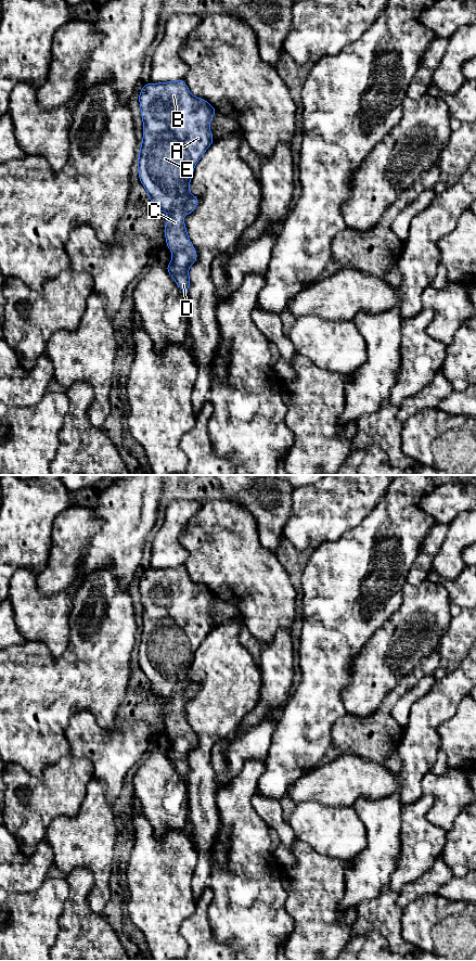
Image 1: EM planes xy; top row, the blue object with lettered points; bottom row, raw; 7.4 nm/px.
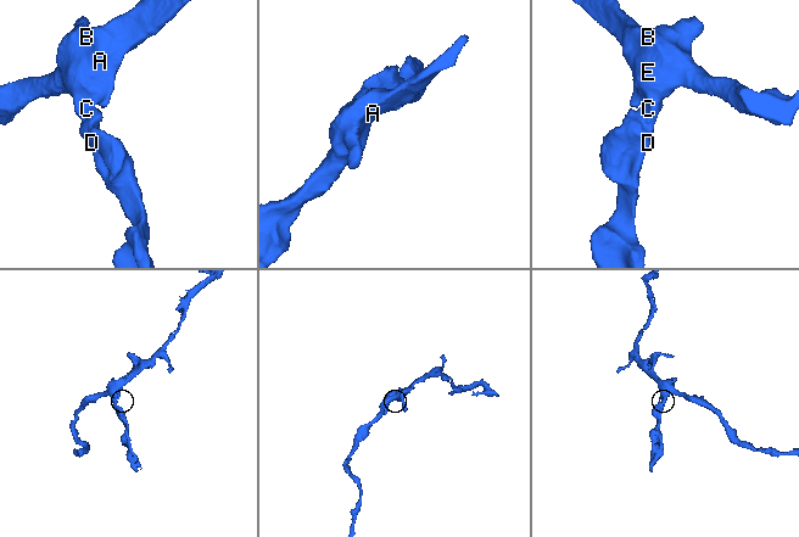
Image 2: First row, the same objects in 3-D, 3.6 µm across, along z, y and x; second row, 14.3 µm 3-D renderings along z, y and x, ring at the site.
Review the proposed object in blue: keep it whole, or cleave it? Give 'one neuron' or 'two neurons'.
one neuron

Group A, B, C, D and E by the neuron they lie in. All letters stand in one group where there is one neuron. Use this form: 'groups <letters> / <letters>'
groups A B C D E

